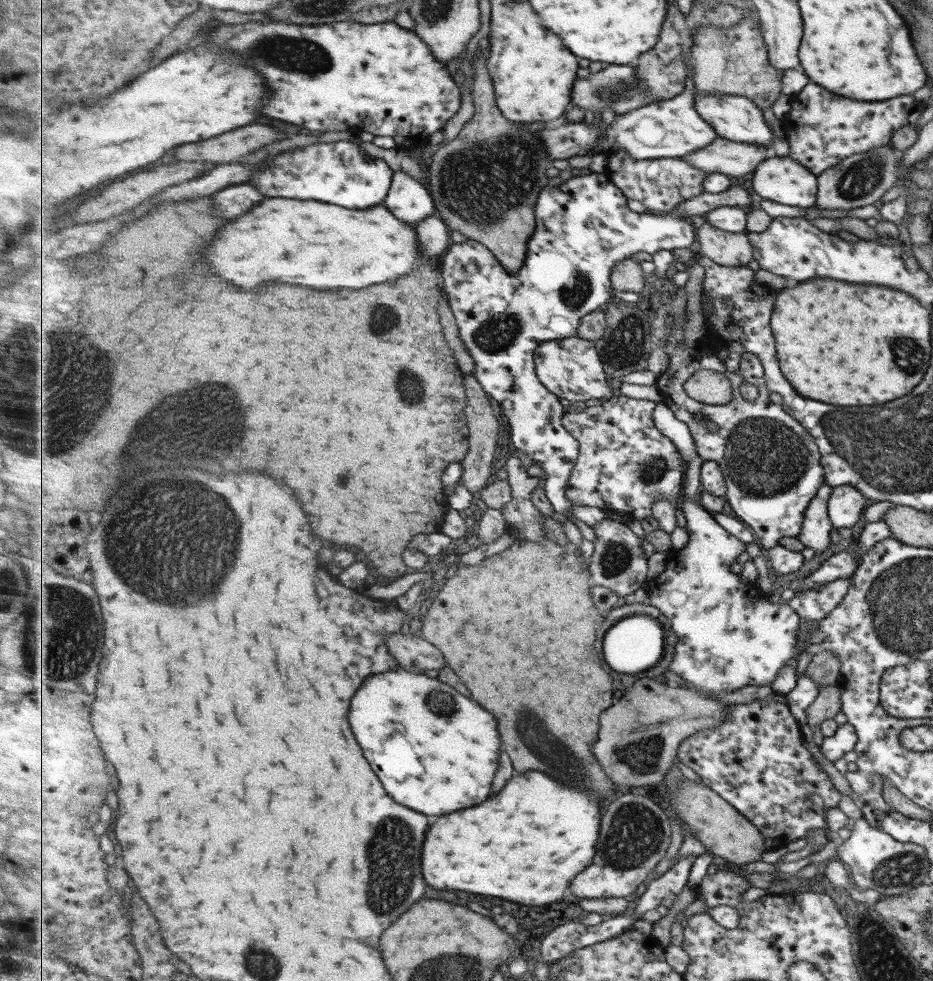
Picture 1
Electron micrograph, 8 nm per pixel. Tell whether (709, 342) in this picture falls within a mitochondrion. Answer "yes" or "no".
no

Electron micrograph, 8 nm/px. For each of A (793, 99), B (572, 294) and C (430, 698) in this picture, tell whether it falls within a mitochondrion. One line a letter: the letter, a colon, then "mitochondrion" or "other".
A: other
B: mitochondrion
C: mitochondrion

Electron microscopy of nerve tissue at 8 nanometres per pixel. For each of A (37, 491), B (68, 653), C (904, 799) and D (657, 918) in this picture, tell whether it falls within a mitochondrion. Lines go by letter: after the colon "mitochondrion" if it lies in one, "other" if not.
A: other
B: mitochondrion
C: other
D: other

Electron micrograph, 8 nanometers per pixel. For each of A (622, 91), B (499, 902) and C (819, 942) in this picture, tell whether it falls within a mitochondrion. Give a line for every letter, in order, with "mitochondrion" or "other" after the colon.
A: mitochondrion
B: other
C: other

